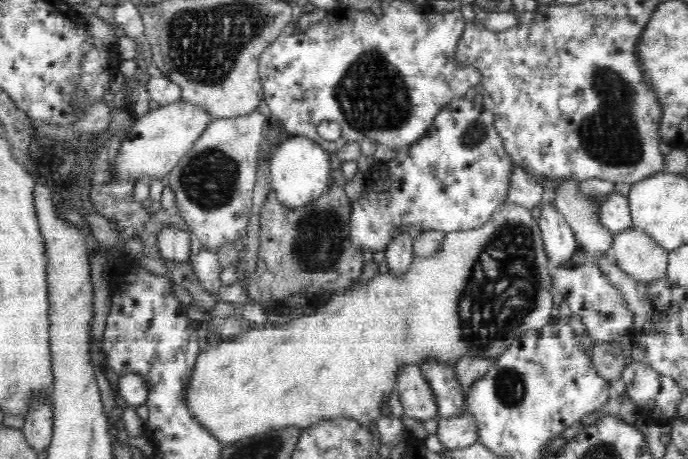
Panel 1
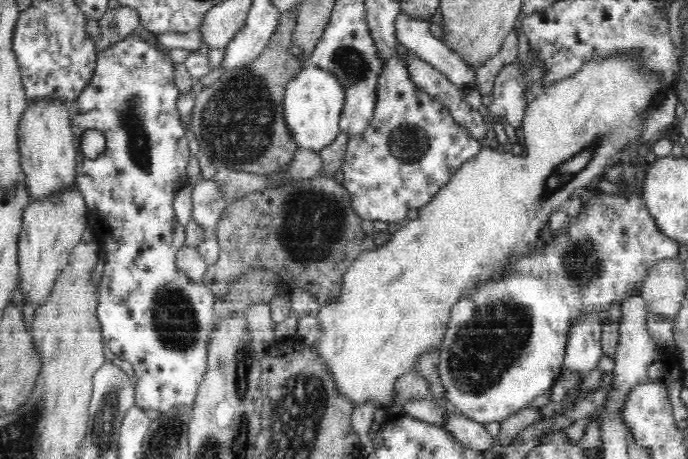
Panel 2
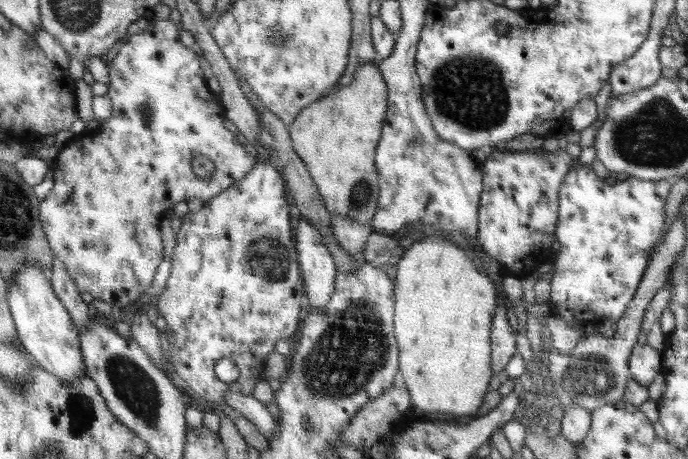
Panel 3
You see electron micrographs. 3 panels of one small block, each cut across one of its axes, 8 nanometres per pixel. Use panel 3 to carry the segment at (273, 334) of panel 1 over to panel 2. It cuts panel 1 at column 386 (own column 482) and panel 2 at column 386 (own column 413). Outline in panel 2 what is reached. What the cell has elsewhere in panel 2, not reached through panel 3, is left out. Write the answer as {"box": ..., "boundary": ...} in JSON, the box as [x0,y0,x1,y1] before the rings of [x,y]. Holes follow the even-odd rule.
{"box":[316,53,662,408],"boundary":[[[632,53],[629,55],[622,55],[621,57],[613,56],[604,57],[603,59],[592,59],[591,61],[585,62],[579,68],[579,71],[576,71],[573,75],[570,75],[565,79],[558,79],[554,81],[548,88],[540,90],[537,93],[536,98],[528,103],[528,108],[525,110],[524,118],[521,122],[520,128],[518,129],[521,144],[517,149],[510,147],[492,149],[490,146],[483,146],[476,156],[473,156],[470,160],[464,161],[464,164],[460,165],[460,168],[450,179],[450,182],[448,182],[444,188],[441,188],[439,194],[433,198],[429,204],[426,204],[426,206],[420,210],[416,220],[402,223],[402,228],[393,234],[392,239],[387,244],[377,246],[374,248],[374,250],[362,252],[363,254],[360,255],[359,258],[351,265],[351,268],[348,270],[348,272],[346,272],[343,278],[342,290],[340,290],[338,300],[336,300],[336,302],[332,302],[332,304],[328,303],[326,306],[322,306],[320,310],[318,310],[316,318],[320,324],[320,327],[322,327],[323,333],[318,342],[320,360],[323,360],[324,364],[330,366],[330,368],[328,368],[328,372],[331,372],[332,377],[334,377],[336,388],[339,388],[340,393],[342,393],[346,399],[352,400],[352,403],[354,403],[355,407],[363,405],[368,401],[374,401],[376,405],[383,408],[392,406],[393,402],[395,401],[395,392],[393,392],[393,390],[395,389],[396,381],[398,381],[399,378],[403,376],[403,374],[415,370],[416,356],[420,356],[420,352],[424,352],[424,350],[420,350],[420,348],[428,348],[428,344],[432,344],[432,340],[438,340],[438,346],[432,347],[440,348],[441,342],[444,339],[445,330],[448,330],[449,314],[452,310],[452,300],[456,300],[456,296],[460,296],[460,288],[464,288],[464,284],[468,284],[468,280],[472,280],[472,276],[476,276],[476,272],[484,272],[484,268],[488,268],[488,264],[492,264],[492,260],[496,260],[496,256],[504,256],[504,252],[508,252],[508,248],[512,248],[512,244],[520,244],[520,240],[528,240],[528,236],[536,236],[536,232],[541,232],[544,227],[548,226],[548,223],[550,222],[550,215],[552,215],[558,209],[563,208],[567,203],[568,198],[570,198],[574,192],[579,192],[585,187],[587,188],[592,180],[594,180],[596,177],[603,176],[604,168],[606,168],[606,164],[608,164],[608,158],[610,158],[610,156],[614,156],[618,150],[624,150],[624,148],[628,148],[628,146],[630,146],[630,142],[634,142],[636,138],[640,138],[640,134],[642,134],[642,122],[640,122],[640,116],[638,116],[638,114],[640,114],[640,112],[644,112],[646,108],[650,108],[650,106],[652,106],[652,102],[654,102],[654,98],[656,98],[656,96],[660,96],[660,90],[662,90],[662,77],[658,77],[658,75],[656,75],[656,71],[650,71],[648,73],[648,71],[644,69],[644,65],[638,65],[636,62],[638,62],[638,59],[634,59],[634,55],[632,55]]]}

